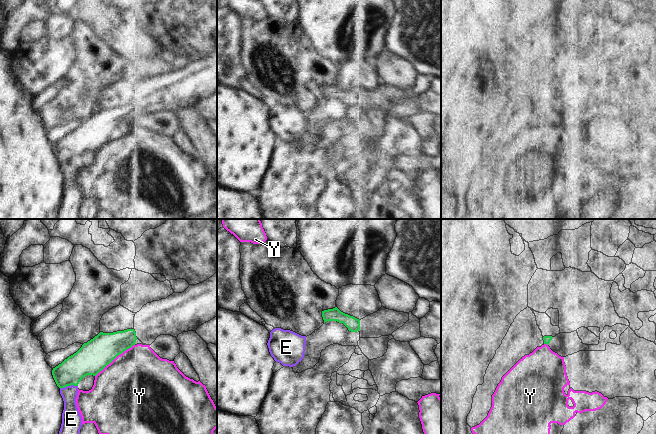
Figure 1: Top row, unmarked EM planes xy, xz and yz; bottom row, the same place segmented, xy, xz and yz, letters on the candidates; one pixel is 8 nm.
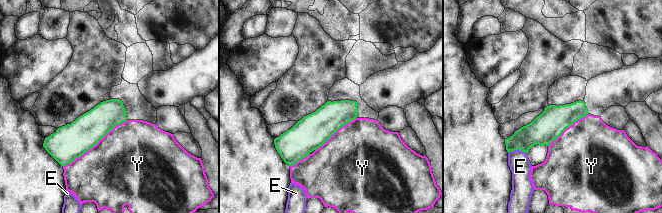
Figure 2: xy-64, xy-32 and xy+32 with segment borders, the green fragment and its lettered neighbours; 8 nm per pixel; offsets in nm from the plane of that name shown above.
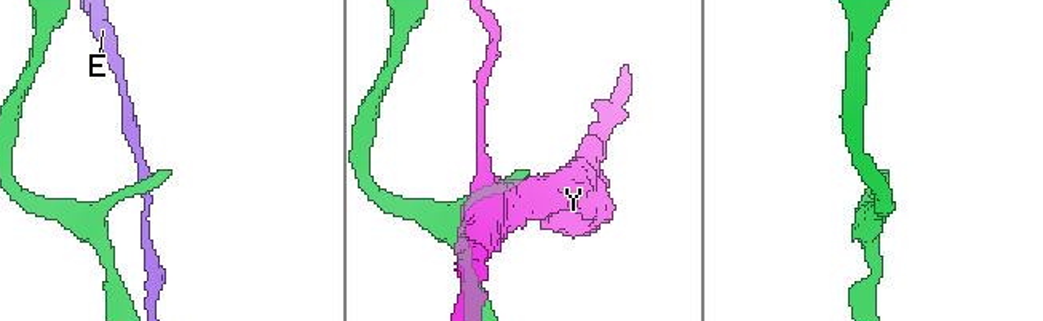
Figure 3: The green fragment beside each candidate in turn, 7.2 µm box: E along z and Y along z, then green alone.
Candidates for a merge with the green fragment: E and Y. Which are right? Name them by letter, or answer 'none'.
none.

